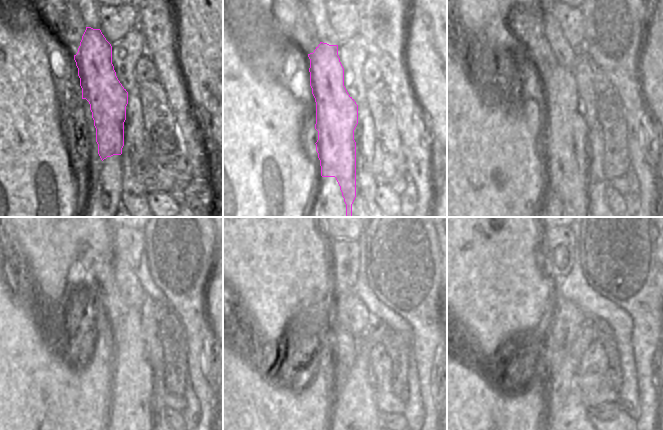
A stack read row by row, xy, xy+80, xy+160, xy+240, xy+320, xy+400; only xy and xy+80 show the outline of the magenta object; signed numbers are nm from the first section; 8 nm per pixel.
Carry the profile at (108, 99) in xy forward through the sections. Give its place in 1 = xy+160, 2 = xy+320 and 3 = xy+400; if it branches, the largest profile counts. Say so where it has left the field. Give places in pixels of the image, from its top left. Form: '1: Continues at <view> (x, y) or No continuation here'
1: Continues at xy+160 (566, 132)
2: Continues at xy+320 (352, 420)
3: Continues at xy+400 (571, 420).

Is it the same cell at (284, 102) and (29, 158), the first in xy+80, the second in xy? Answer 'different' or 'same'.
same

